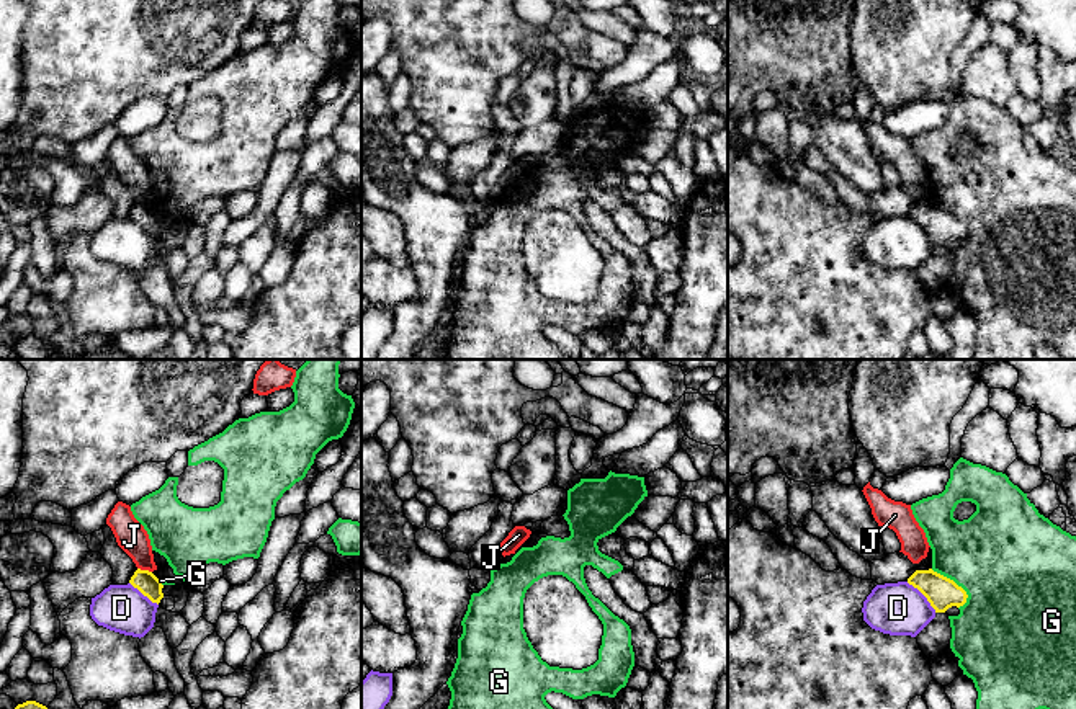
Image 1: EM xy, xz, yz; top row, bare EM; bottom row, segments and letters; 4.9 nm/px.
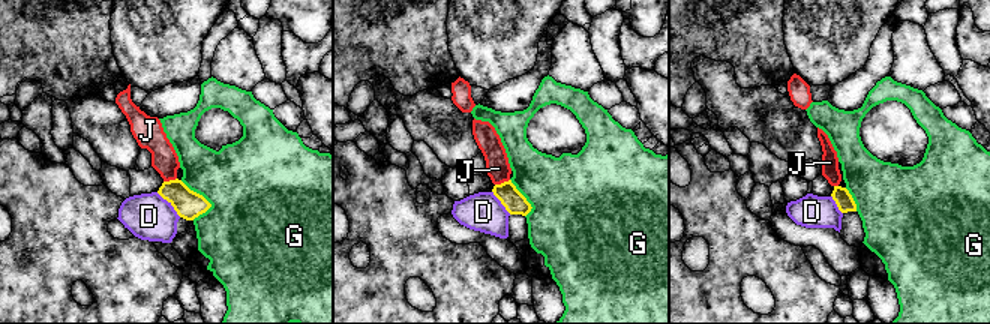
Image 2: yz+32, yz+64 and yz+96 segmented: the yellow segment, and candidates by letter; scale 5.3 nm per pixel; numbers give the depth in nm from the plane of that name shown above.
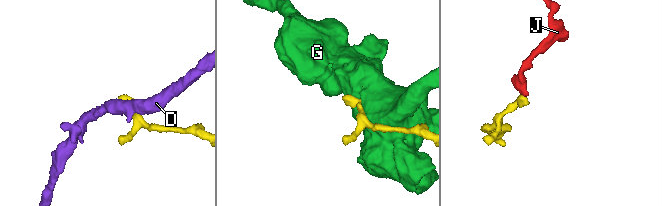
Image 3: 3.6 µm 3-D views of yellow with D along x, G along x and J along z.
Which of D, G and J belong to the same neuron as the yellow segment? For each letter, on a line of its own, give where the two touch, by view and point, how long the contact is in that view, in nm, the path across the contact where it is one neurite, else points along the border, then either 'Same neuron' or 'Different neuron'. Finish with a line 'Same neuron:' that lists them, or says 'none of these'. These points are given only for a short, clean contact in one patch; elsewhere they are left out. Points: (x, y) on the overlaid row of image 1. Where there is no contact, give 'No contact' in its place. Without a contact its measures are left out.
D: Touches yellow at yz (923, 593). Shared border 220 nm. Different neuron
G: Touches yellow at yz (954, 582). Shared border 240 nm. Different neuron
J: Touches yellow at xy (144, 570). Shared border 80 nm. Boundary: xy (138, 567), (151, 572). Different neuron
Same neuron: none of these

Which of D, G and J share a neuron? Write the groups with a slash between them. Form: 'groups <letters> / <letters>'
groups D / G / J

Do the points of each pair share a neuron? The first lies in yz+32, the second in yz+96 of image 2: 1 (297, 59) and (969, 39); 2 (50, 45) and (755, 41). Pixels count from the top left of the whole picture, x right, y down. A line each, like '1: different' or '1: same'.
1: same
2: same

